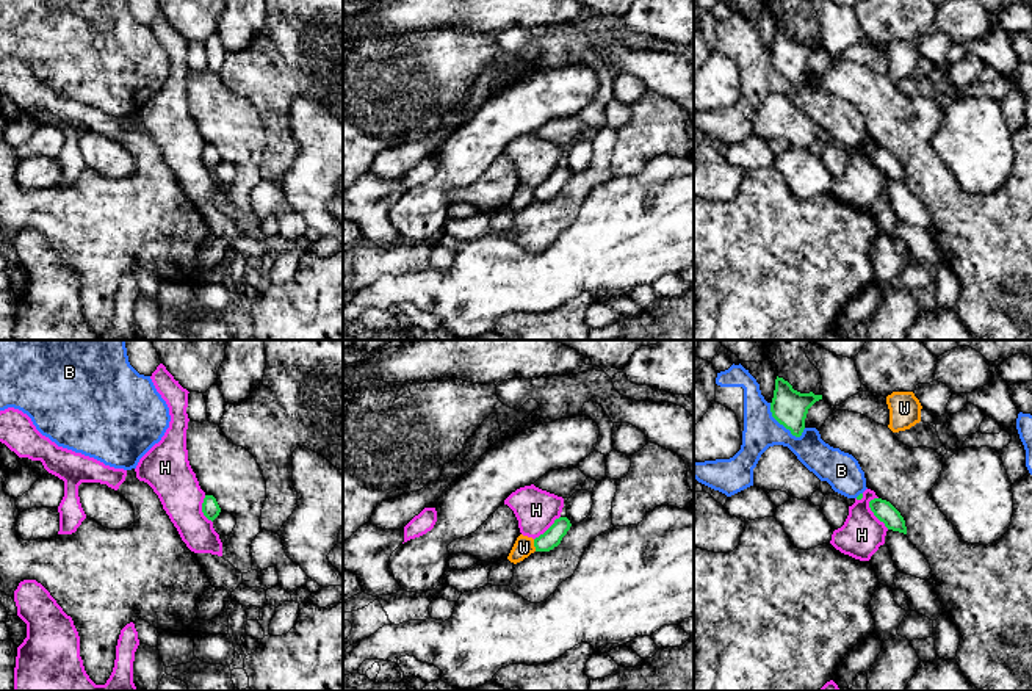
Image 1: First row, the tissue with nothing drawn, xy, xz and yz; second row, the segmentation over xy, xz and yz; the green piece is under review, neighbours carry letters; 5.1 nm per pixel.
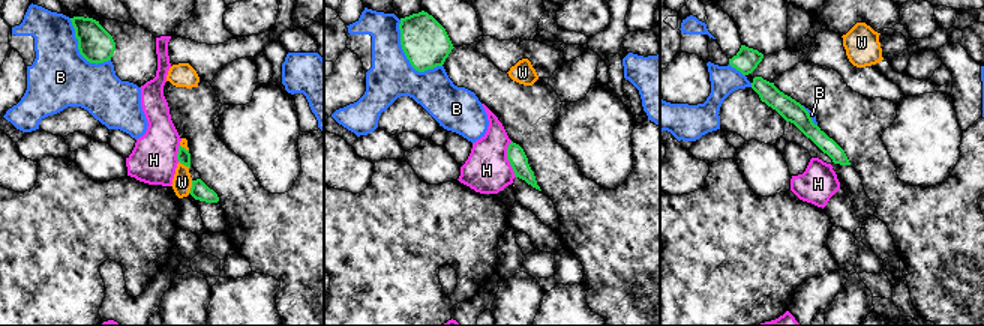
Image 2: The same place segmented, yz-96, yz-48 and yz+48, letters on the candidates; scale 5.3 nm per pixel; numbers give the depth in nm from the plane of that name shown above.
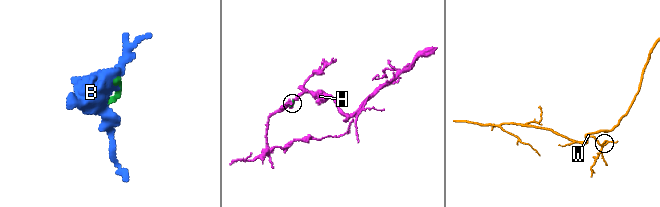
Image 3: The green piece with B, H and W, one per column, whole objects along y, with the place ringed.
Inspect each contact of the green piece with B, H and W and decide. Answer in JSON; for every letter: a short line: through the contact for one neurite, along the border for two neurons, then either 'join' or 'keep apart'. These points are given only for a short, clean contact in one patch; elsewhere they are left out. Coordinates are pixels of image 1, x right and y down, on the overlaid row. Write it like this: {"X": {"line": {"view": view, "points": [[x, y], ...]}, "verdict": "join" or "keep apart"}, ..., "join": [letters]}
{"B": {"verdict": "keep apart"}, "H": {"line": {"view": "yz", "points": [[871, 499], [869, 510], [888, 528]]}, "verdict": "keep apart"}, "W": {"line": {"view": "xz", "points": [[533, 539], [536, 550]]}, "verdict": "keep apart"}, "join": []}

